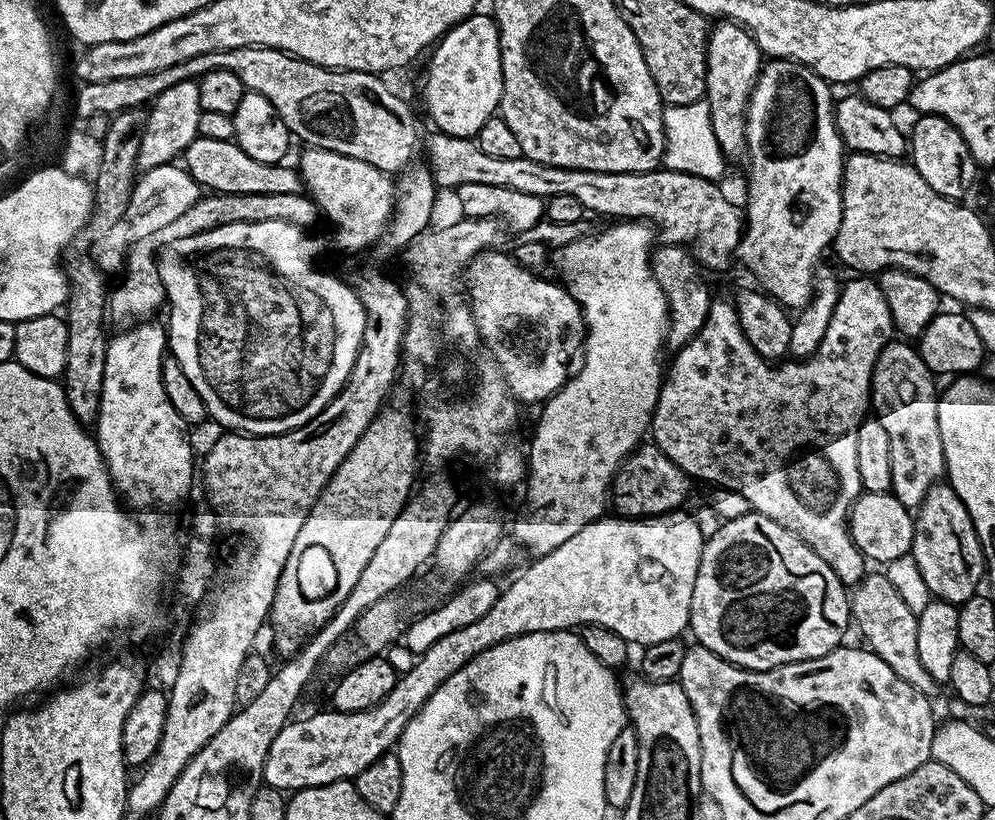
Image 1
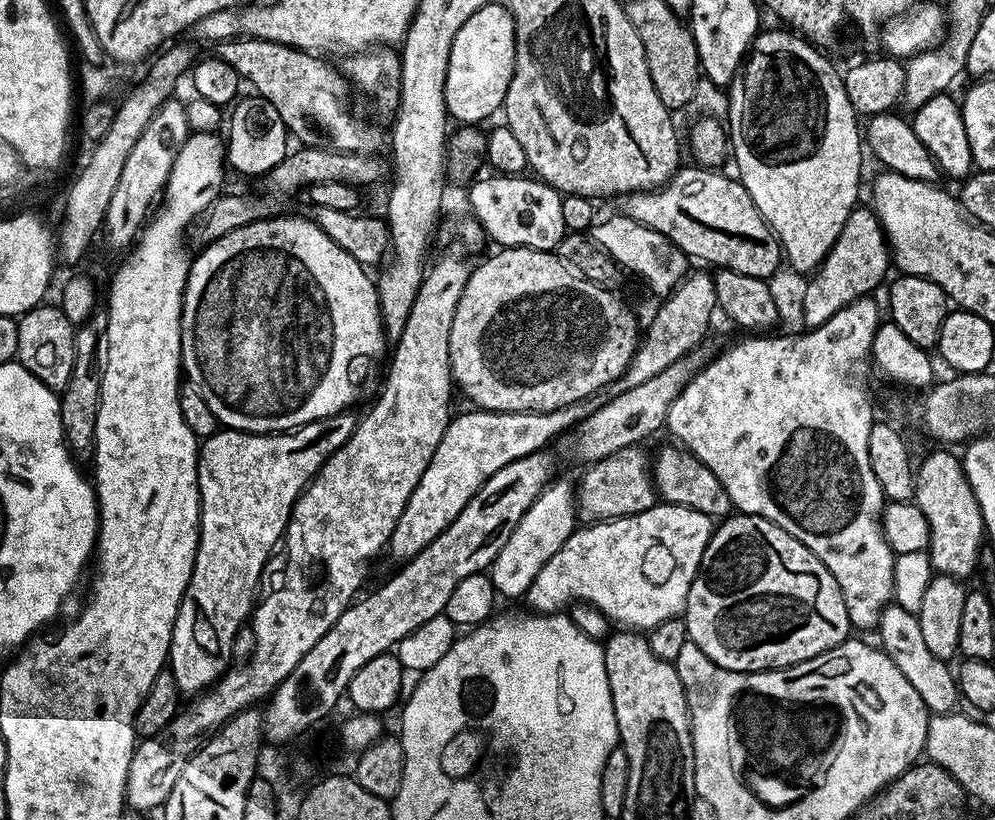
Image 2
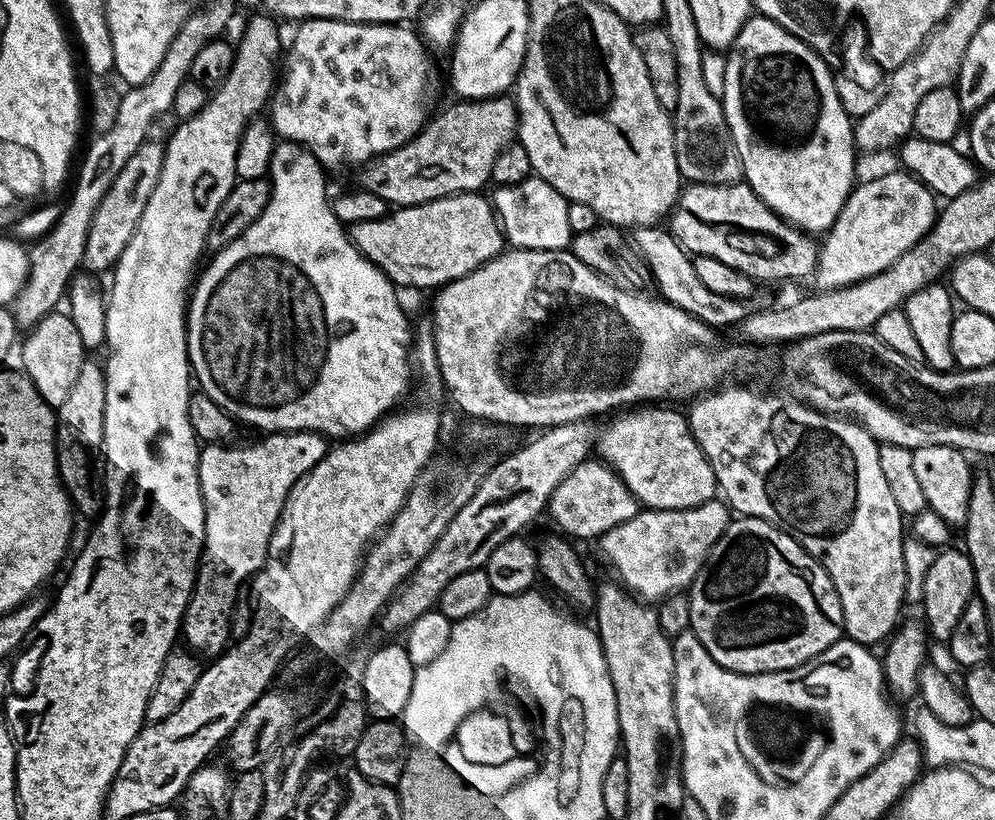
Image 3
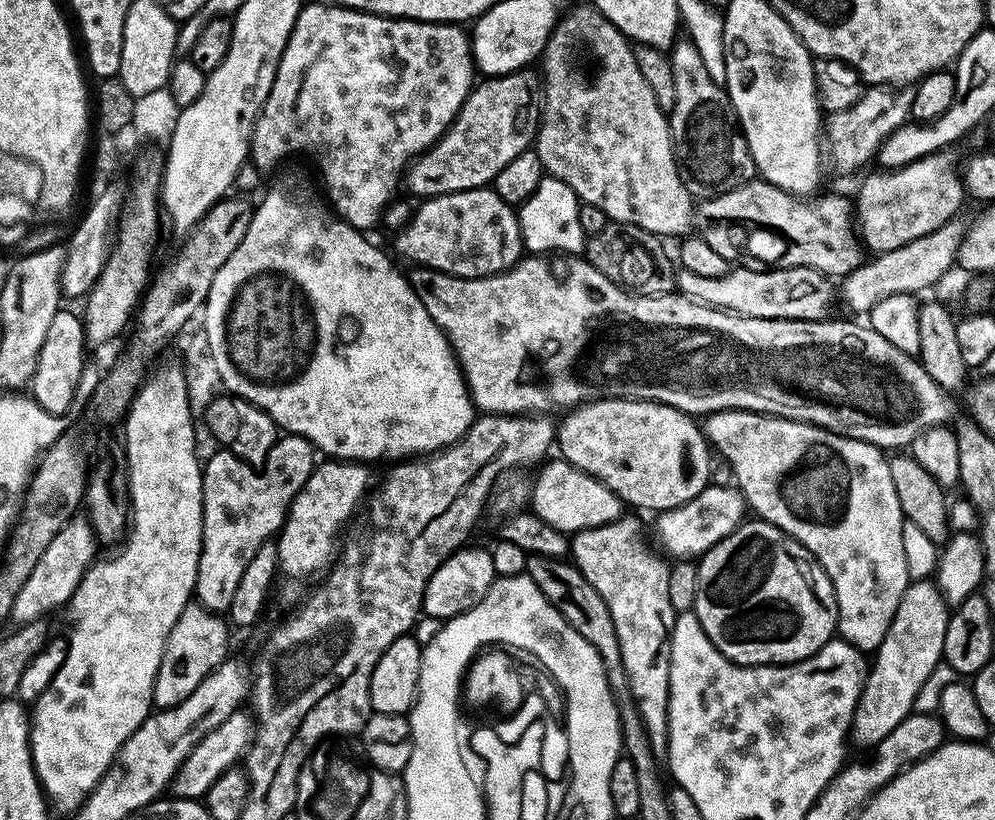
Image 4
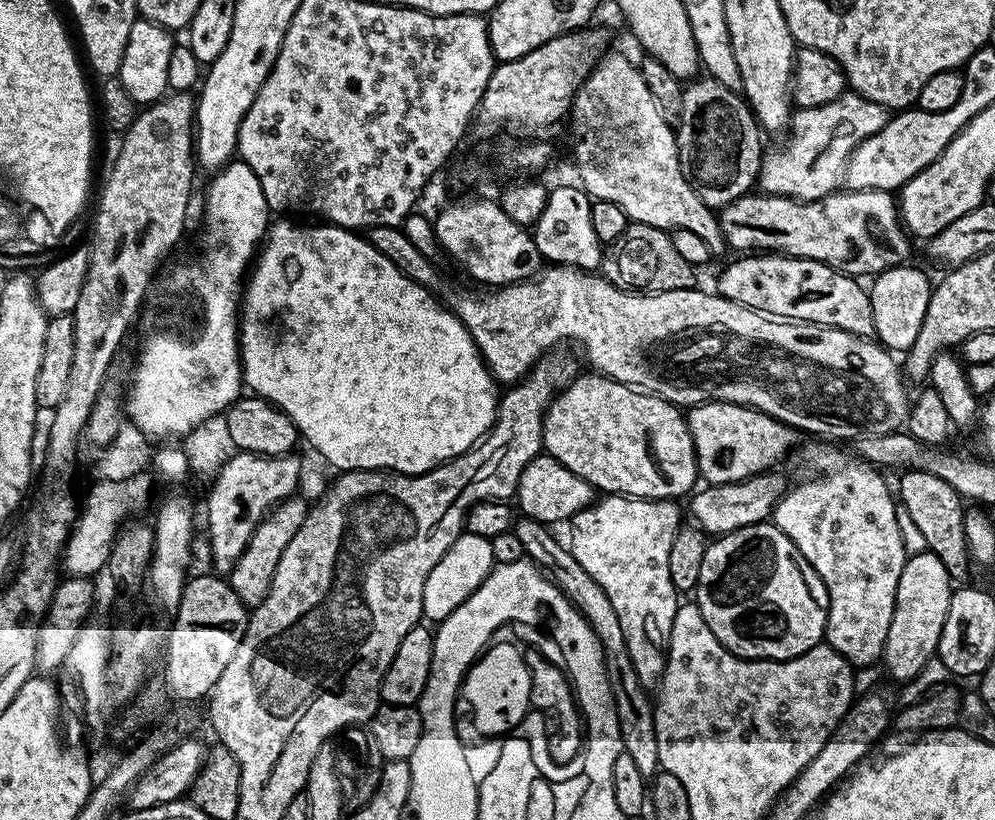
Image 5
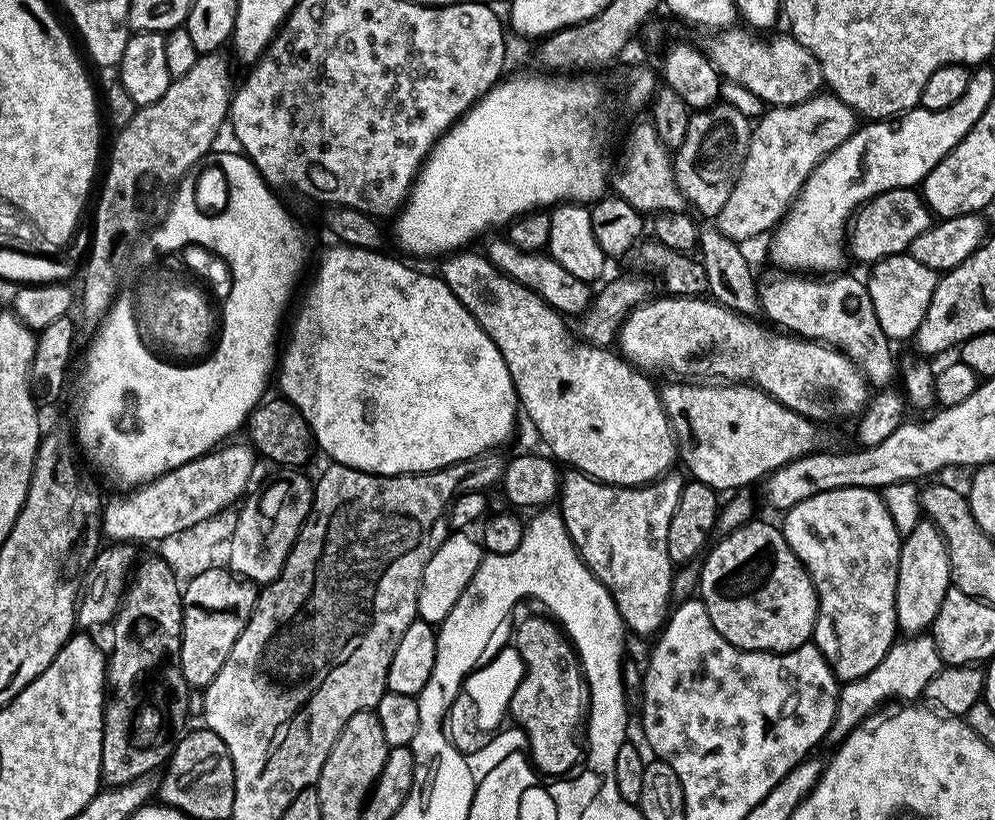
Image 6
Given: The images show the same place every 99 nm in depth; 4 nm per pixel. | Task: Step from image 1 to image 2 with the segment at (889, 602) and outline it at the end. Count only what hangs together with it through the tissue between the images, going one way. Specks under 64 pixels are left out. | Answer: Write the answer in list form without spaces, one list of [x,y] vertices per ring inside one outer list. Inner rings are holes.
[[[894,602],[889,603],[887,608],[882,610],[878,633],[880,632],[879,647],[902,670],[902,675],[914,690],[918,690],[918,698],[928,707],[932,714],[952,714],[957,711],[957,704],[960,696],[960,685],[951,676],[951,671],[947,663],[934,654],[930,654],[930,649],[926,647],[926,641],[922,639],[922,626],[918,626],[918,618],[915,612],[902,610]]]

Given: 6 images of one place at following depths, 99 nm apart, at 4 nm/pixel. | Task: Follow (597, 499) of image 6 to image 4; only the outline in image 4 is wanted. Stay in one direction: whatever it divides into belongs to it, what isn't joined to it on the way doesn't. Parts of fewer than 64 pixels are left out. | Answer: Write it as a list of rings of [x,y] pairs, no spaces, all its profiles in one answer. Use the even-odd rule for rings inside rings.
[[[621,515],[606,526],[575,533],[570,540],[570,556],[609,607],[630,694],[637,704],[653,754],[660,758],[668,750],[670,642],[678,614],[670,606],[669,561],[659,560],[644,549],[640,537],[644,528],[638,517],[628,515]]]

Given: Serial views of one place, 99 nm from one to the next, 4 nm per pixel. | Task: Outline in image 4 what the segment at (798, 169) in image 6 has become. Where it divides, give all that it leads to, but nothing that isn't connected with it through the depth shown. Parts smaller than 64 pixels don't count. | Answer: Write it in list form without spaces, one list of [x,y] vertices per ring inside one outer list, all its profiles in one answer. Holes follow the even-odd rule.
[[[873,85],[865,89],[854,106],[827,117],[824,126],[826,140],[830,142],[832,162],[838,173],[852,174],[877,157],[882,142],[909,121],[914,92],[910,86],[894,89],[887,85]]]

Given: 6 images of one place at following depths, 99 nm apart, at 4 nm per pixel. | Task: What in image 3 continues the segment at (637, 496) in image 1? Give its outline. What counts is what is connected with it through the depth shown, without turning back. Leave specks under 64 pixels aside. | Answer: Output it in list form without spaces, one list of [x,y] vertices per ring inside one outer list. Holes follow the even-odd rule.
[[[589,458],[583,460],[578,466],[574,466],[574,470],[570,470],[570,474],[566,474],[566,478],[562,478],[562,482],[558,482],[558,490],[554,490],[554,494],[548,499],[546,509],[547,515],[552,515],[553,522],[561,528],[557,529],[565,537],[575,538],[577,541],[592,539],[595,541],[597,538],[605,536],[610,530],[622,526],[622,522],[630,522],[630,518],[634,518],[637,511],[636,499],[634,494],[630,494],[626,482],[622,482],[619,474],[599,458]]]

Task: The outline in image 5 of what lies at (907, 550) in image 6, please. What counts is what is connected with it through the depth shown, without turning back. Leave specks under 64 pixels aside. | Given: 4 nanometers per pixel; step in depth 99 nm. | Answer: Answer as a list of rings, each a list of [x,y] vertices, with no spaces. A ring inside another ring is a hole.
[[[930,551],[909,555],[902,566],[902,578],[898,578],[898,594],[894,602],[894,618],[890,622],[890,634],[886,634],[882,664],[899,682],[915,679],[927,662],[936,656],[938,638],[942,638],[942,626],[946,622],[946,610],[950,610],[950,598],[954,591],[953,577],[948,575],[942,558]]]

